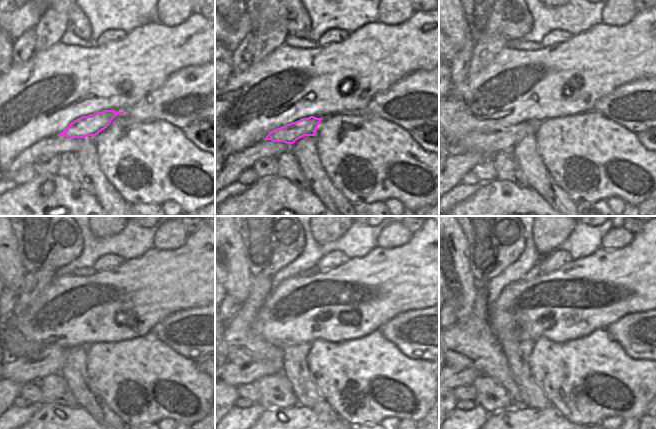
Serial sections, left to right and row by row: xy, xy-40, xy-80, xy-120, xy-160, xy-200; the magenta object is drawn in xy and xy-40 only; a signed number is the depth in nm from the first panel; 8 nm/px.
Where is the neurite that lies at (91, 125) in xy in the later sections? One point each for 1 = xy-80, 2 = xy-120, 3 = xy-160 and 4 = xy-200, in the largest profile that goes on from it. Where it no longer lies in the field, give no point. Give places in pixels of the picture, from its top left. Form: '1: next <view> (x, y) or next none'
1: next xy-80 (505, 138)
2: next xy-120 (49, 360)
3: next xy-160 (235, 374)
4: next xy-200 (459, 377)

